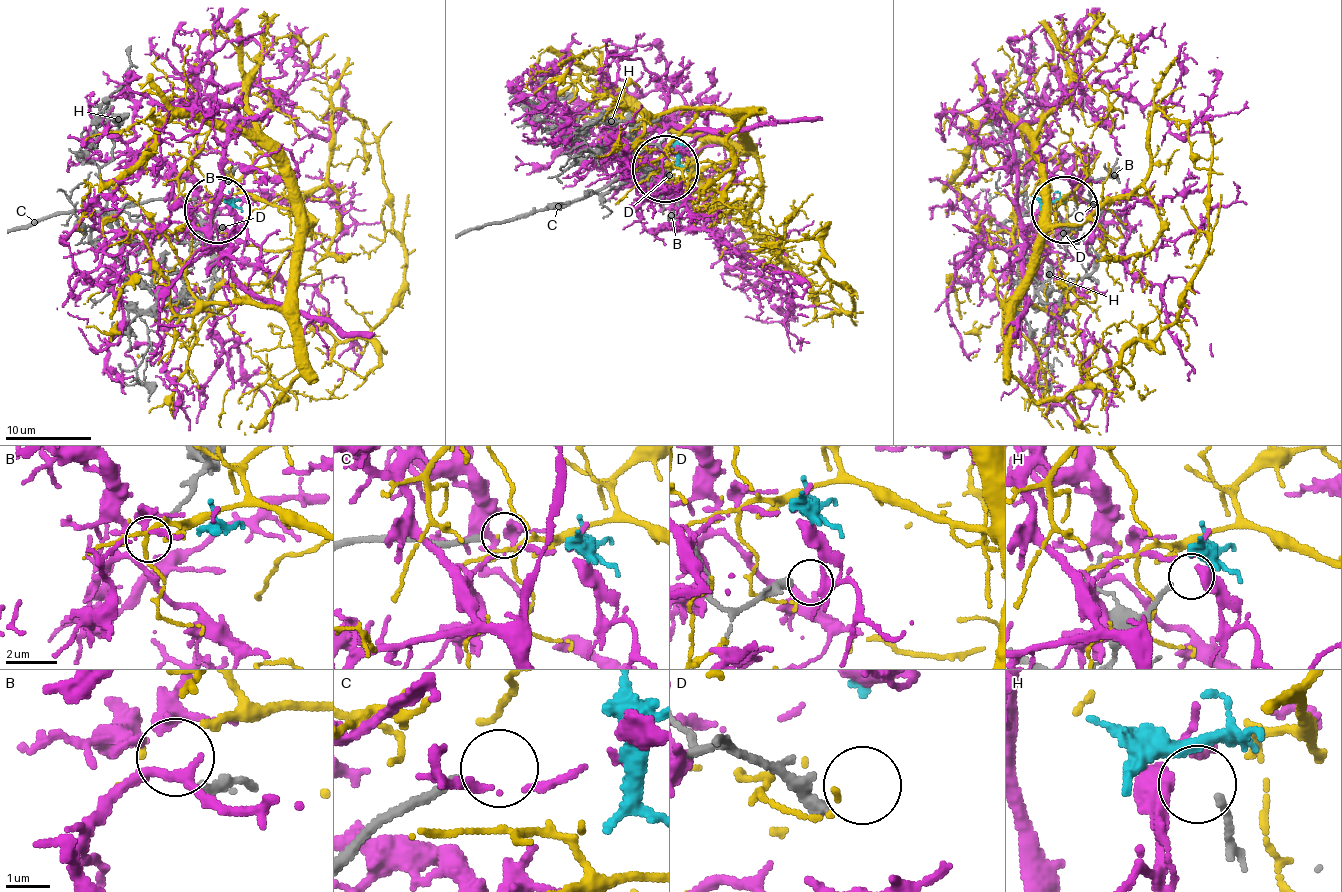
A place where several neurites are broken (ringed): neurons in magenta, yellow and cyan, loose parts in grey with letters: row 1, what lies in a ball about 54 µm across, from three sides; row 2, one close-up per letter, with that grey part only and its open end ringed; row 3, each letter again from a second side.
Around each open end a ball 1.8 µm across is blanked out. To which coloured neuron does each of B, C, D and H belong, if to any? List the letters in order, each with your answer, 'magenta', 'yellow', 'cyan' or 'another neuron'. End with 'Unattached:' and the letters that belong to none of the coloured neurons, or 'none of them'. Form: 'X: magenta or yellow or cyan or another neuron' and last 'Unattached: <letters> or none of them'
B: magenta
C: another neuron
D: another neuron
H: another neuron
Unattached: C, D, H

